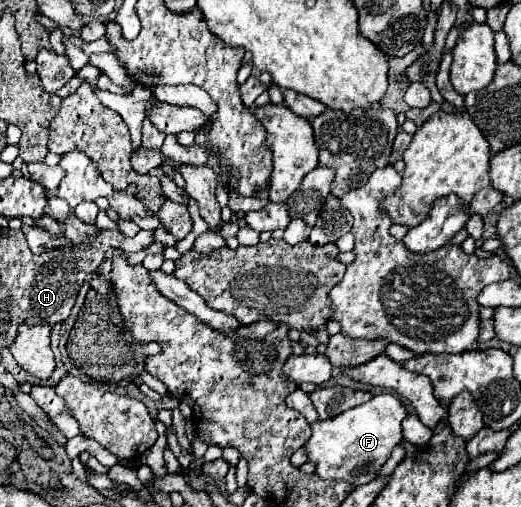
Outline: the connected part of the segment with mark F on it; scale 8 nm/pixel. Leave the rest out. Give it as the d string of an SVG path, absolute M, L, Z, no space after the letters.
M381 393L369 399L365 405L347 409L329 421L317 419L311 425L313 435L303 449L307 451L309 461L315 463L315 473L321 479L341 479L353 487L365 485L377 477L381 465L391 457L393 447L403 439L401 421L405 415L407 409L397 397Z

